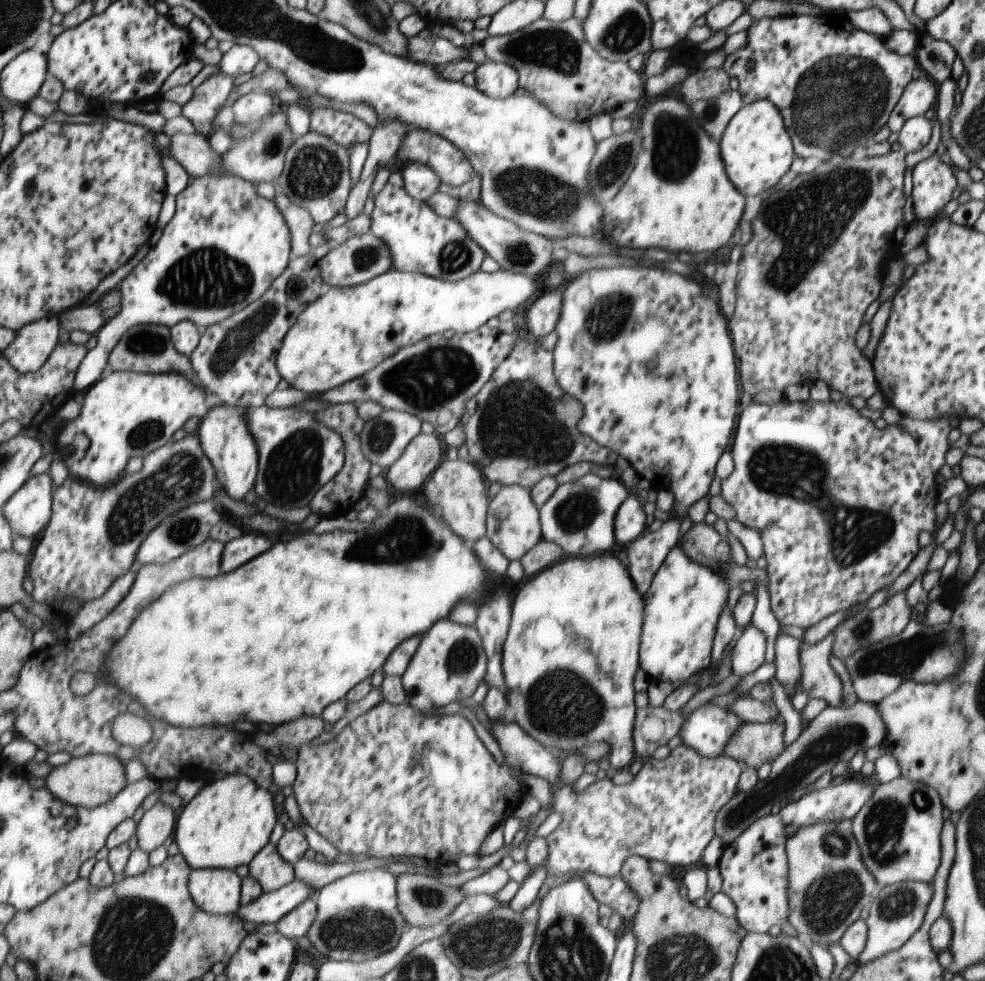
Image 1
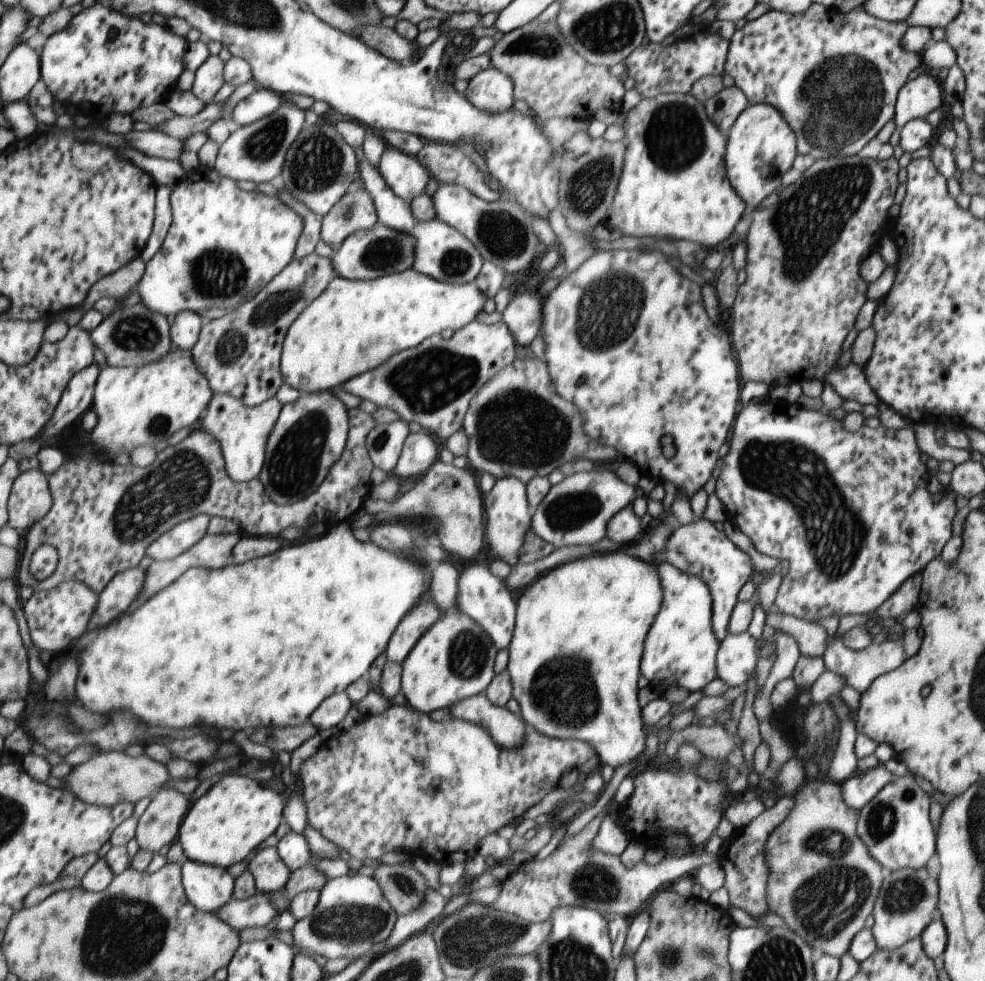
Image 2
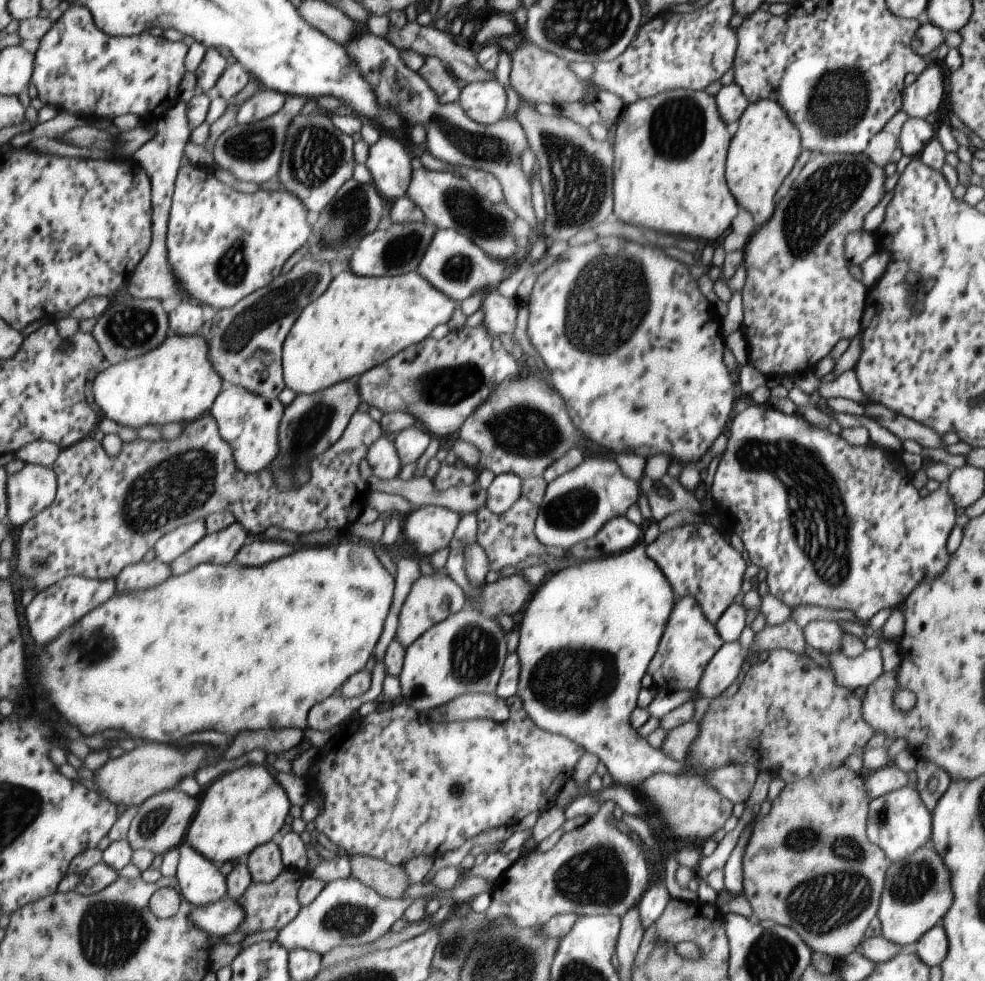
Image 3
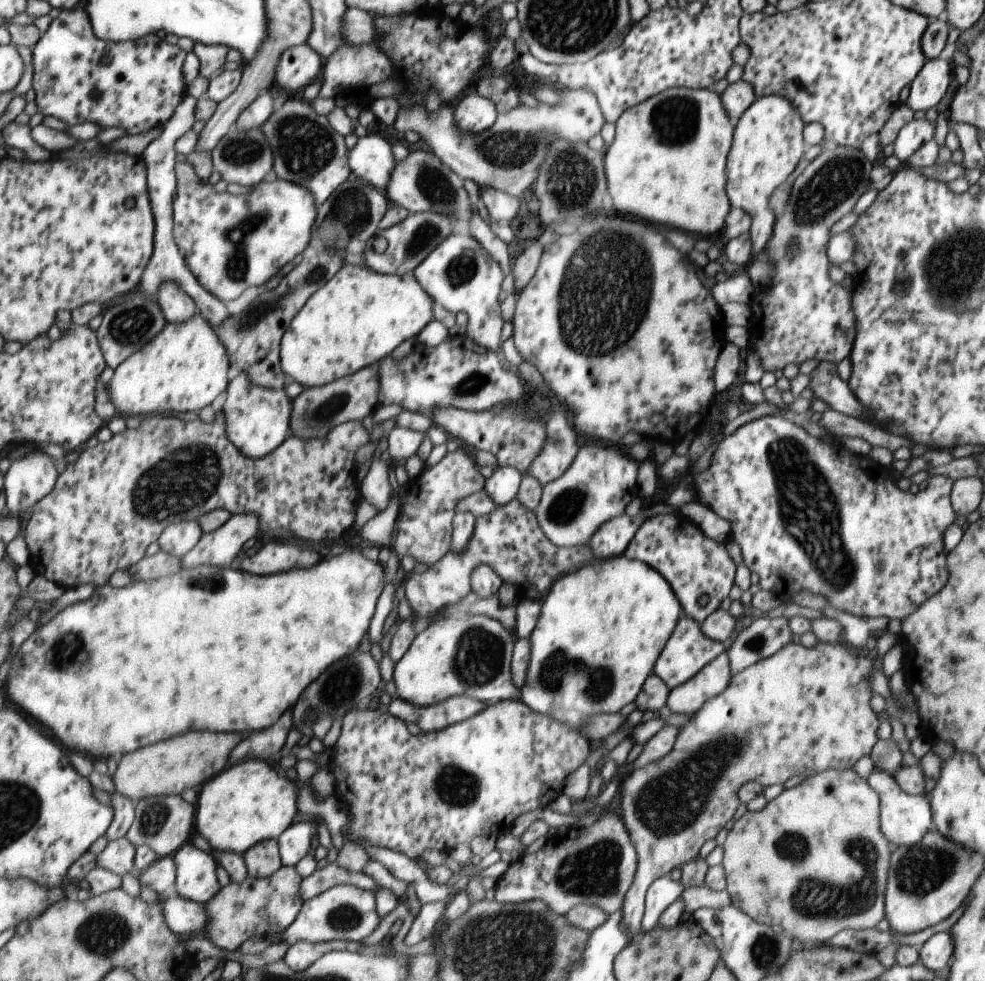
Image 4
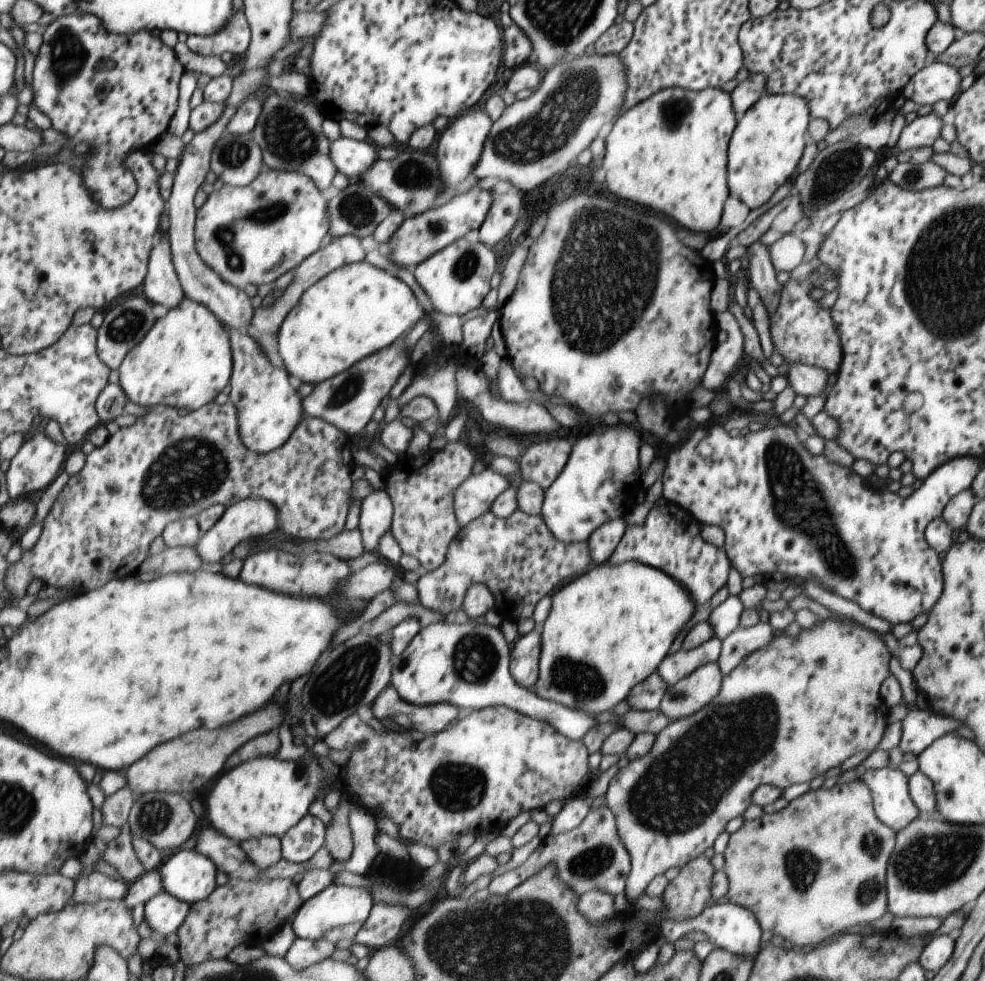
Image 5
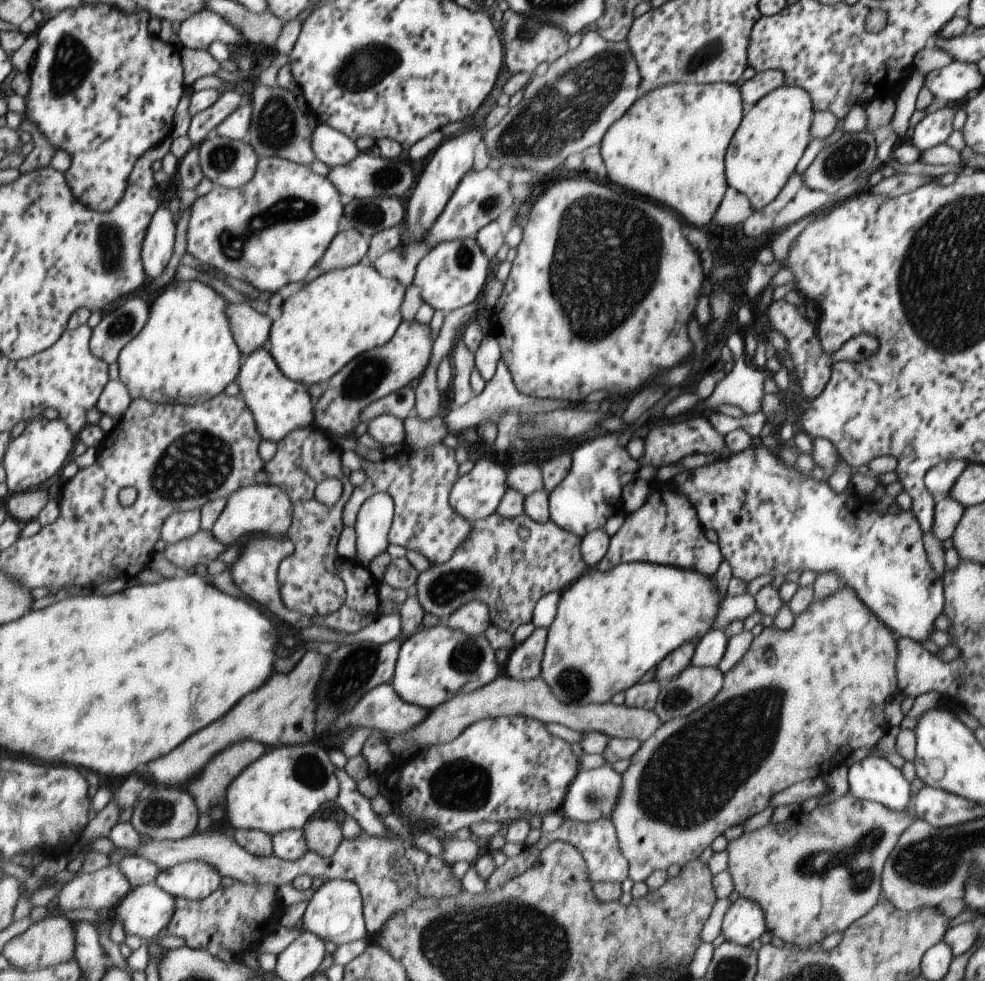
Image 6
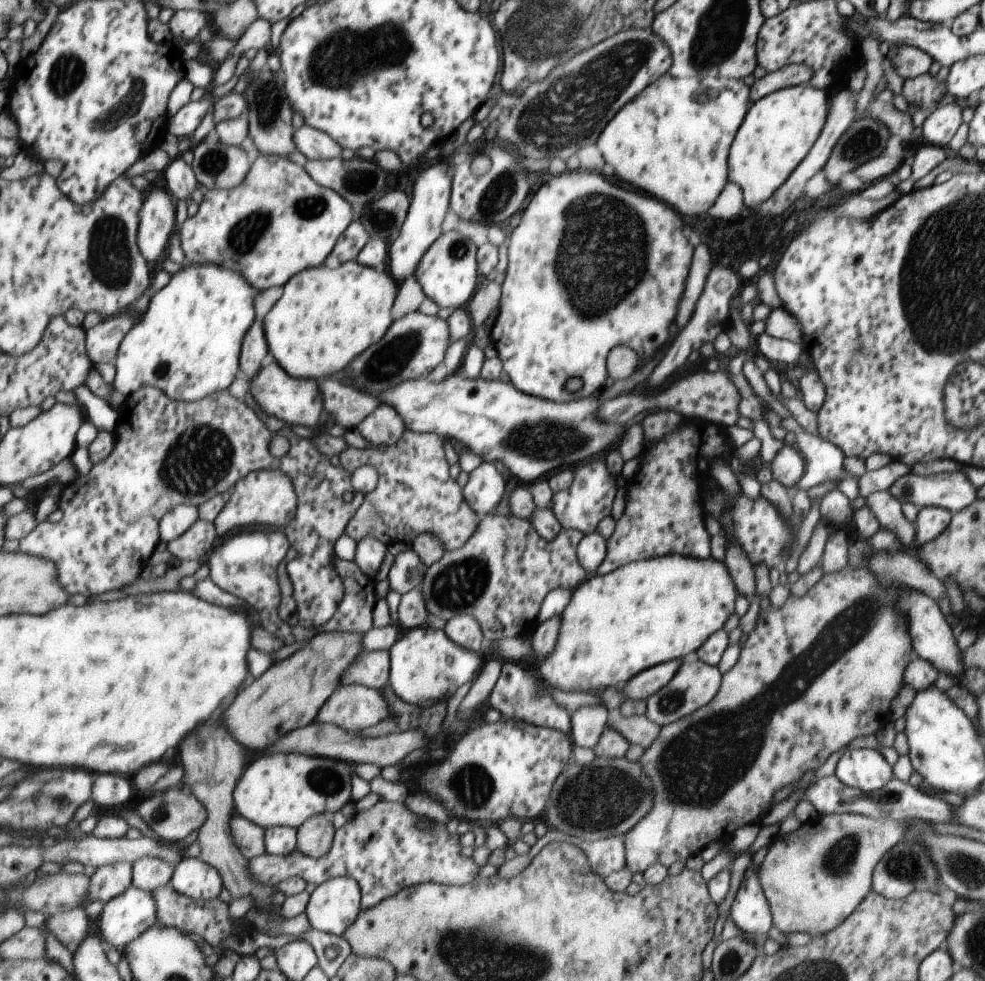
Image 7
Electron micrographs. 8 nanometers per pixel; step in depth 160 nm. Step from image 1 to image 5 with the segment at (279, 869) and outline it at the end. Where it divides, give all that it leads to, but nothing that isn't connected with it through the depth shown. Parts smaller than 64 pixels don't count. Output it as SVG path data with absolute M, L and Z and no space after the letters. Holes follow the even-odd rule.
M265 835L241 842L243 850L258 867L266 869L275 866L281 859L282 840L278 836Z

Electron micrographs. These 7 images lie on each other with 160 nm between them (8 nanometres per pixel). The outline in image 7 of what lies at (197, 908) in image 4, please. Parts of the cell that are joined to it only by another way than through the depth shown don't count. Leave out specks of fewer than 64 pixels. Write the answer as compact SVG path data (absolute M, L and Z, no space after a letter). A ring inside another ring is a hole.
M134 885L121 896L113 898L105 904L103 908L103 916L99 918L99 930L106 941L105 945L117 946L122 951L131 944L133 940L137 940L141 934L144 934L159 923L157 916L157 902L153 898L153 891L142 890Z

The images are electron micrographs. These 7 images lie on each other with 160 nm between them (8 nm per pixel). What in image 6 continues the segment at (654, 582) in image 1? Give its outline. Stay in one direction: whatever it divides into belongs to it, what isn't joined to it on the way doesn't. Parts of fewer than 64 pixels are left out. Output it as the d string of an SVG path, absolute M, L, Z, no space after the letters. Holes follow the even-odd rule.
M711 629L703 640L695 642L690 665L695 667L717 667L726 653L727 640L724 632Z

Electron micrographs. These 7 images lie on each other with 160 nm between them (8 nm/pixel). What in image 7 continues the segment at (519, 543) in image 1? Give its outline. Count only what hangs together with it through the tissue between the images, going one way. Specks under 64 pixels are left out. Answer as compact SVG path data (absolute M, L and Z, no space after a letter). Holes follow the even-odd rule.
M482 462L473 468L463 486L466 504L480 517L491 513L505 495L505 481L491 462Z

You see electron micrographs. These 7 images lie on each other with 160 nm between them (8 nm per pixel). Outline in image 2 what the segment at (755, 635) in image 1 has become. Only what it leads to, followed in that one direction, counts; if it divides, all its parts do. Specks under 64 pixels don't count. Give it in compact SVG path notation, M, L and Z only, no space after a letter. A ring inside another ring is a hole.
M746 631L727 635L720 644L715 660L718 670L716 678L731 688L741 686L753 672L755 662L757 646Z

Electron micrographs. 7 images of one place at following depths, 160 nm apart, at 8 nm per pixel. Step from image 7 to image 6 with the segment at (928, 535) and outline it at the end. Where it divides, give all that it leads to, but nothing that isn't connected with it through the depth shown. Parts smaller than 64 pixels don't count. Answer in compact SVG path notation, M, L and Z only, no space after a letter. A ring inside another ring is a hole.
M947 496L935 501L931 534L939 541L948 540L961 519L964 508Z

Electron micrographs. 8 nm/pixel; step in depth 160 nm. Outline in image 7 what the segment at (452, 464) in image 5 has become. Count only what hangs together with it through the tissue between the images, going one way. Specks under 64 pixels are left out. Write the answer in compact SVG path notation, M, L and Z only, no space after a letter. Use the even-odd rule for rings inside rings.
M405 429L401 438L385 450L348 447L339 455L341 466L347 473L367 464L373 466L378 475L376 488L363 495L361 506L347 522L345 534L351 540L359 541L359 530L361 536L371 536L385 546L393 542L407 544L419 534L431 534L439 540L443 552L457 551L469 542L481 519L466 504L461 488L449 478L442 440L434 433L415 433Z

